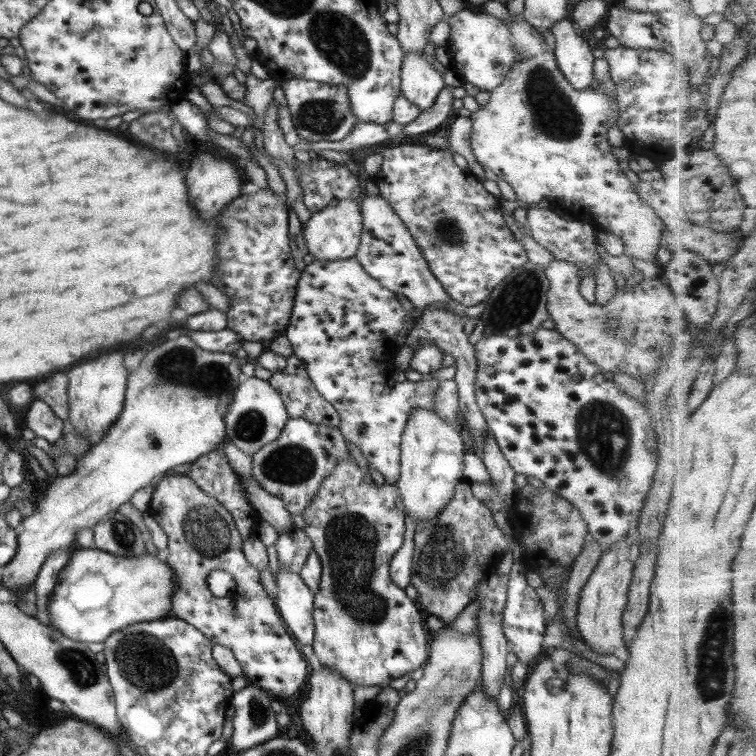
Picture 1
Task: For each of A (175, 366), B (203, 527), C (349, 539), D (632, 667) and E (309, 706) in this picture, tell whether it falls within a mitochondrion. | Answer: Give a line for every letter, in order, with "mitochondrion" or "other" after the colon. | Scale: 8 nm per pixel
A: mitochondrion
B: mitochondrion
C: mitochondrion
D: other
E: other

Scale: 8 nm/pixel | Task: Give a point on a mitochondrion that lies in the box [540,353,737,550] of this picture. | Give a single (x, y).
(608, 436)

